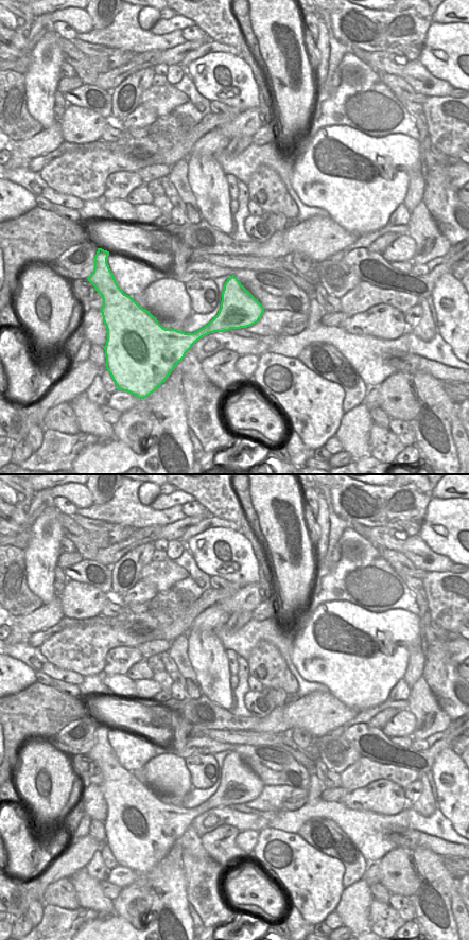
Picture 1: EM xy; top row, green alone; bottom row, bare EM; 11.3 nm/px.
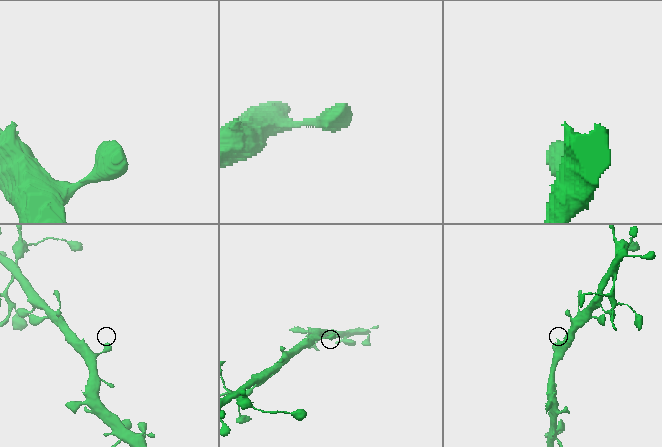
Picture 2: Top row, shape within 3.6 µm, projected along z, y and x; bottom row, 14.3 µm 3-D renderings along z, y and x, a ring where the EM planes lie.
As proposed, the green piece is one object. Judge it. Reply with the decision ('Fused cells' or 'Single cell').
Single cell

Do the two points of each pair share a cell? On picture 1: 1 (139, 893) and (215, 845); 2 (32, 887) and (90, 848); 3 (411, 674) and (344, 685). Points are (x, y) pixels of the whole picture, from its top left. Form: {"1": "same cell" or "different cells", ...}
{"1": "different cells", "2": "same cell", "3": "different cells"}

